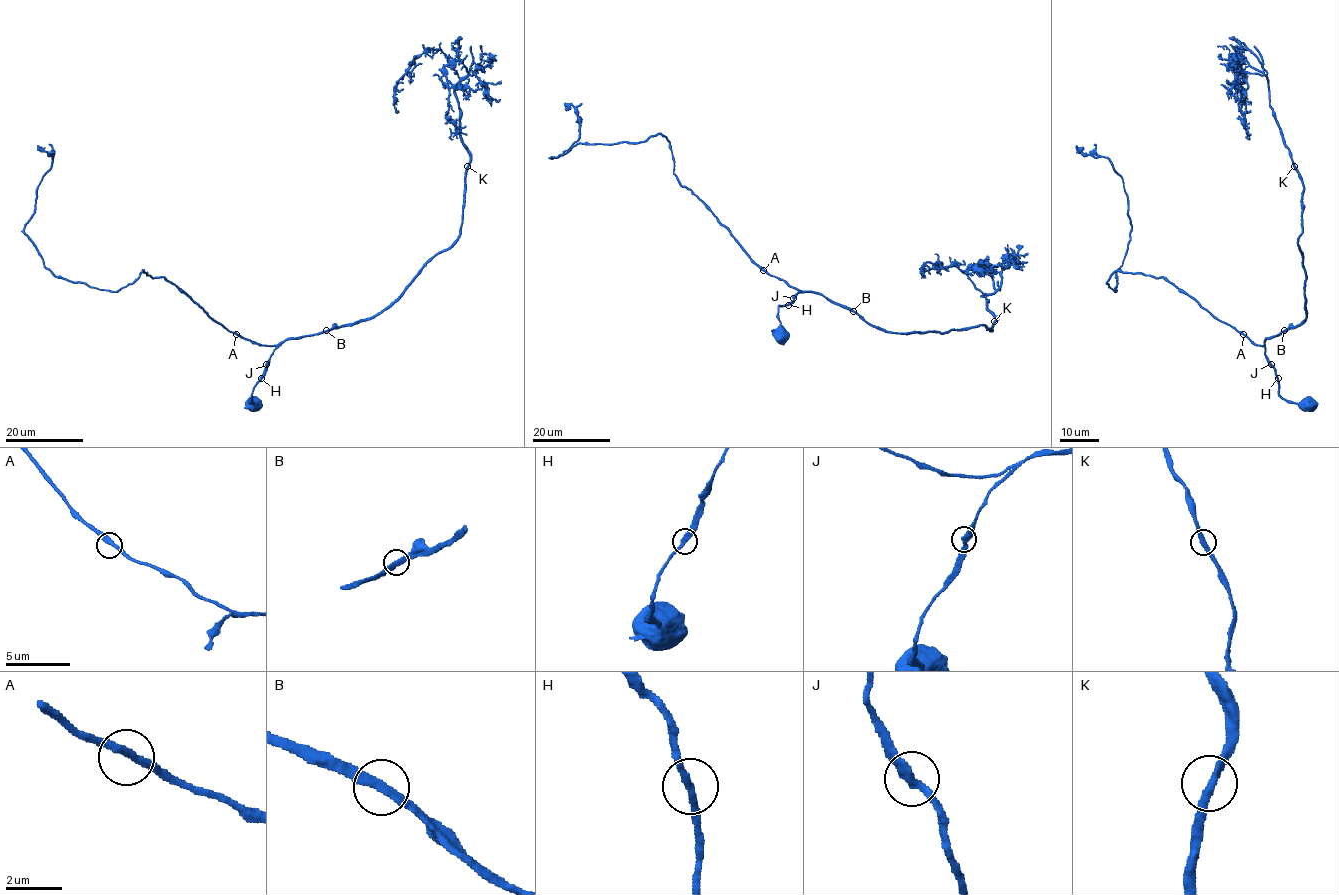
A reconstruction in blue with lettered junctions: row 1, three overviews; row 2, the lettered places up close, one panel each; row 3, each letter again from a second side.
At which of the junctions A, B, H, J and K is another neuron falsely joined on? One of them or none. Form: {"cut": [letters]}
{"cut": []}

